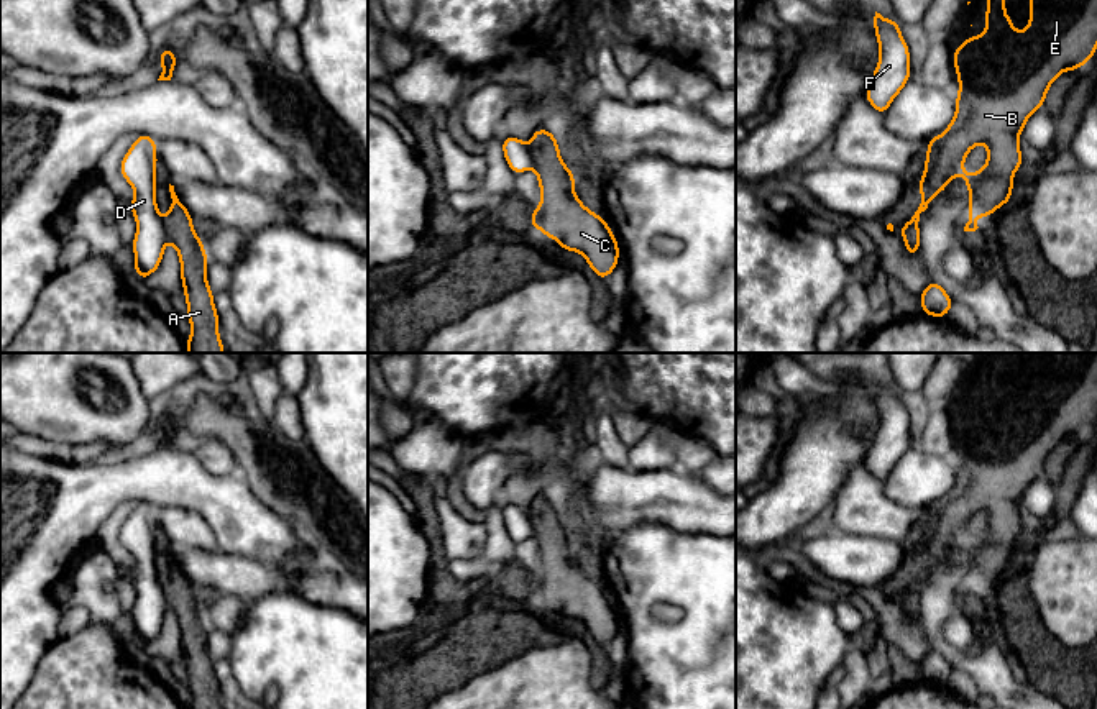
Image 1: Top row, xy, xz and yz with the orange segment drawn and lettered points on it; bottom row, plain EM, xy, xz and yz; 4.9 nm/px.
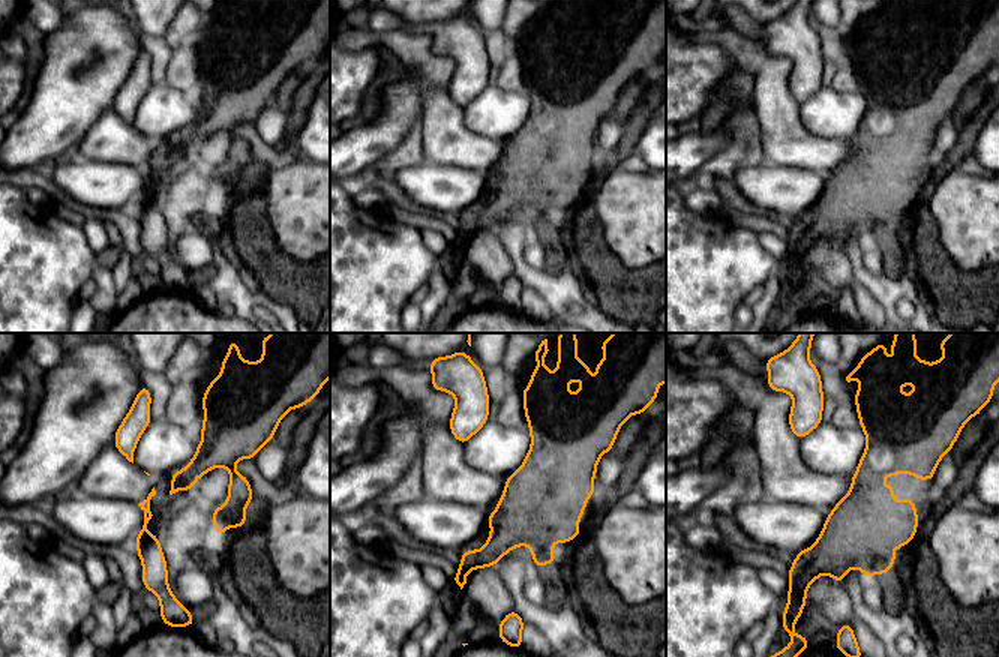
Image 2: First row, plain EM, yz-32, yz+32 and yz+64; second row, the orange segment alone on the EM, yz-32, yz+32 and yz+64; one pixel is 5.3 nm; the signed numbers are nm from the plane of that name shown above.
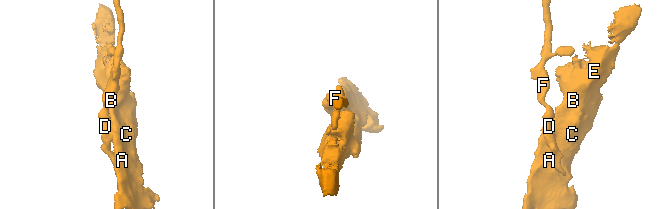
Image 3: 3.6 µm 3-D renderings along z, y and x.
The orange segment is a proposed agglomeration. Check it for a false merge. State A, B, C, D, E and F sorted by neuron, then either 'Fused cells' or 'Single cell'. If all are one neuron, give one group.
Groups: A B C E / D F. Fused cells

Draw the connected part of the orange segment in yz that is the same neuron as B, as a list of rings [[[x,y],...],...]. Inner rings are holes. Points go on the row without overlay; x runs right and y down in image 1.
[[[987,353],[987,379],[985,402],[971,402],[967,409],[952,420],[952,430],[959,448],[959,461],[956,464],[956,483],[949,494],[939,502],[926,509],[928,520],[925,528],[925,542],[920,547],[921,571],[915,583],[902,594],[900,602],[910,589],[920,589],[920,581],[928,576],[933,565],[941,561],[954,543],[961,543],[969,555],[967,591],[964,599],[975,599],[977,583],[989,586],[1000,573],[1010,571],[1010,560],[1015,556],[1012,543],[1021,535],[1021,519],[1018,502],[1023,501],[1030,483],[1044,474],[1044,464],[1049,453],[1064,438],[1077,438],[1090,425],[1097,422],[1097,353],[1040,353],[1028,359],[1028,371],[1033,381],[1028,384],[1028,397],[1020,396],[1015,400],[1012,386],[1005,381],[1007,361],[1003,353]],[[979,510],[987,512],[987,532],[974,540],[964,540],[964,527],[967,520]]]

